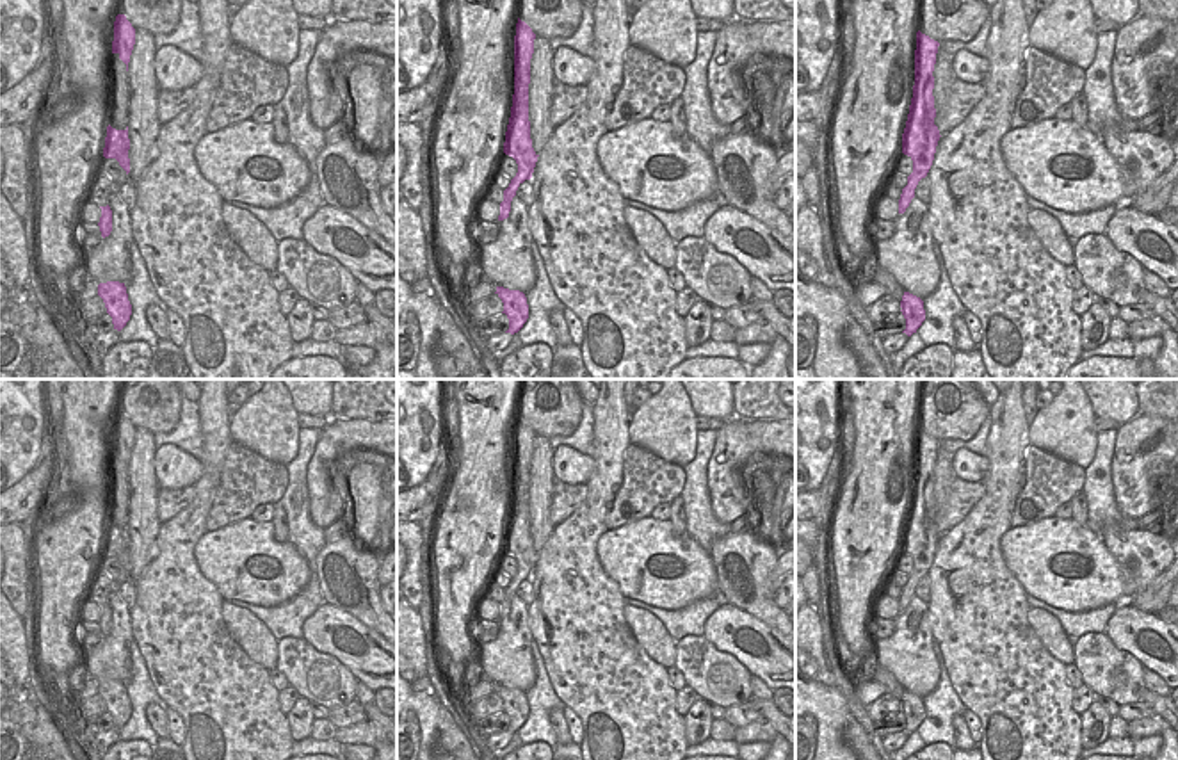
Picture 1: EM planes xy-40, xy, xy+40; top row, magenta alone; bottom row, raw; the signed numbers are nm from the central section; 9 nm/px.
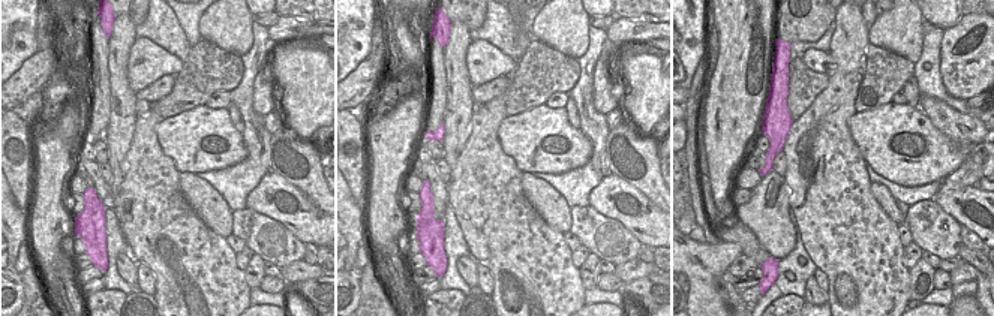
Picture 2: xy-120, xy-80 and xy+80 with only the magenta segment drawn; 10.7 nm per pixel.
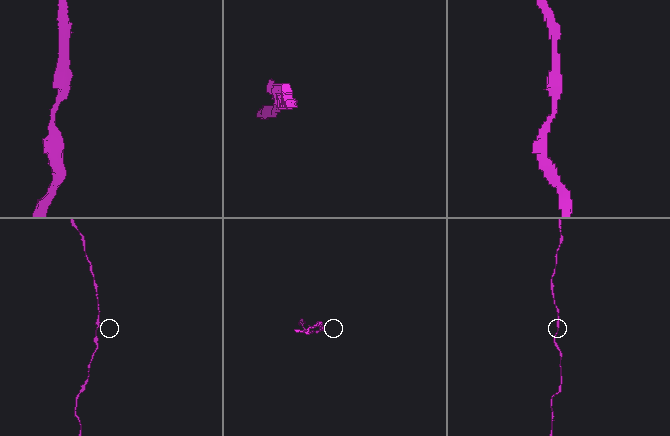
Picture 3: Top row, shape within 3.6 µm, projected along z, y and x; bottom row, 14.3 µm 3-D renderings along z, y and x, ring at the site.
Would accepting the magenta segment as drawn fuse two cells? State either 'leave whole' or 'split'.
leave whole

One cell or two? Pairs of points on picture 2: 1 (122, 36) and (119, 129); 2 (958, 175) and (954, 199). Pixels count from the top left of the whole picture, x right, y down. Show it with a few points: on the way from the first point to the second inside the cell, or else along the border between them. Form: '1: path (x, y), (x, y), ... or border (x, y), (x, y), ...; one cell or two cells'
1: path (119, 59), (122, 107); one cell
2: border (976, 184), (937, 192); two cells

